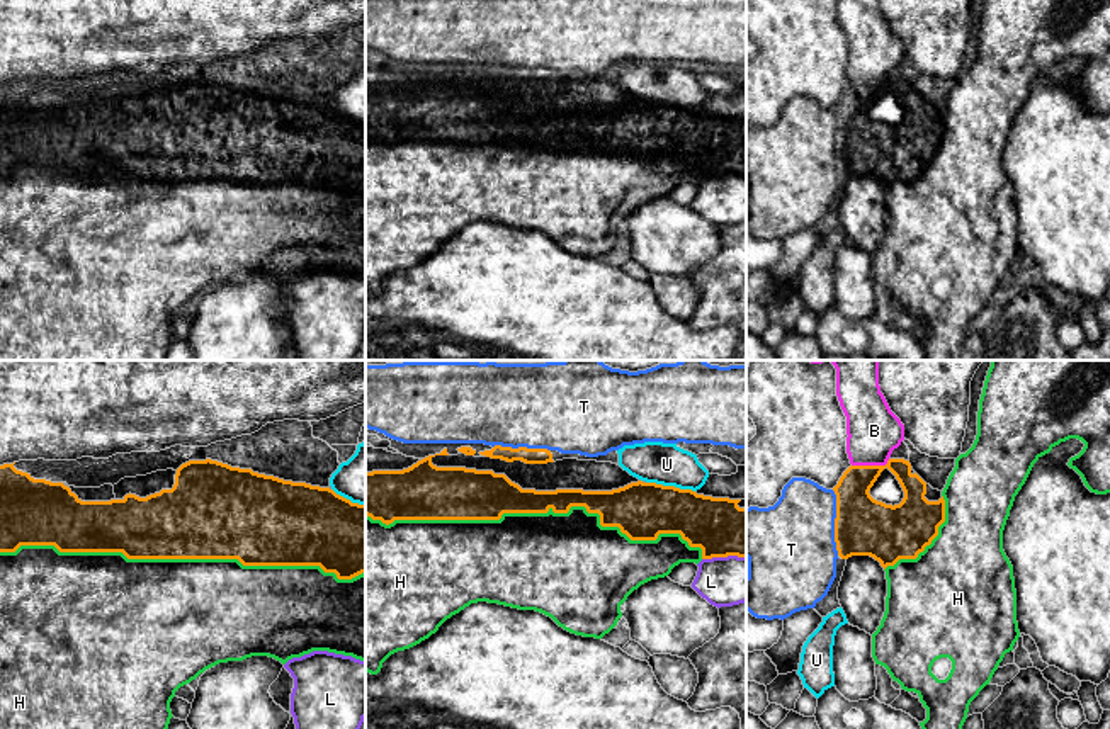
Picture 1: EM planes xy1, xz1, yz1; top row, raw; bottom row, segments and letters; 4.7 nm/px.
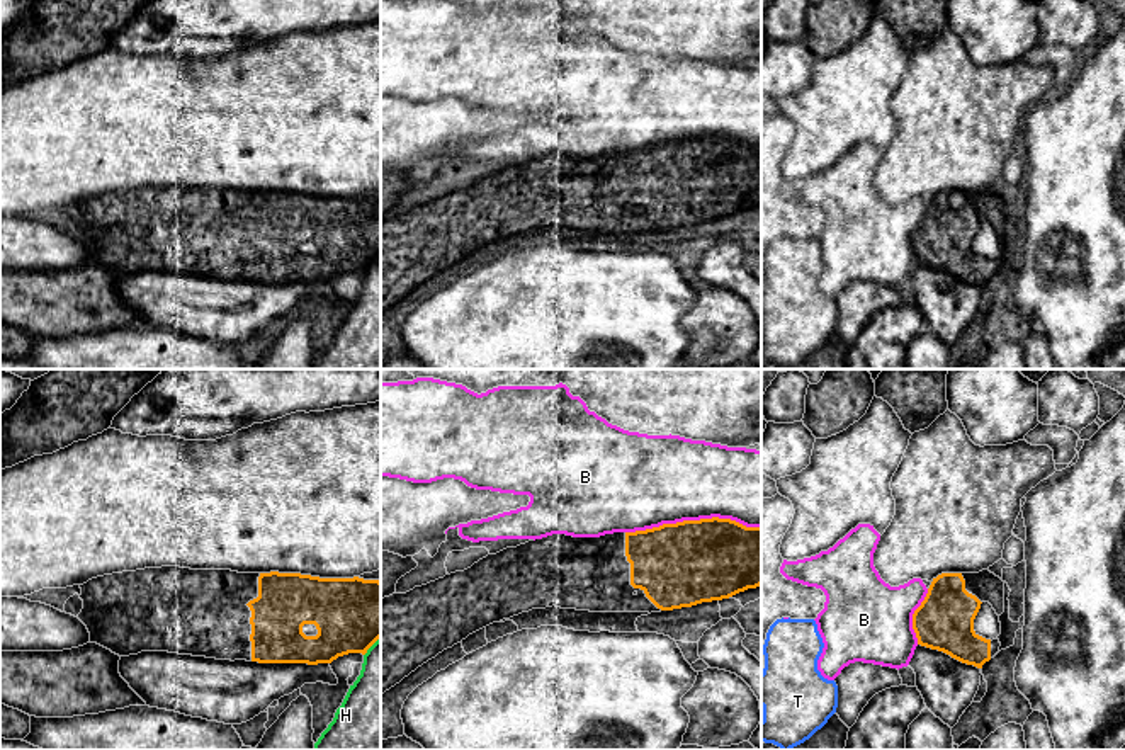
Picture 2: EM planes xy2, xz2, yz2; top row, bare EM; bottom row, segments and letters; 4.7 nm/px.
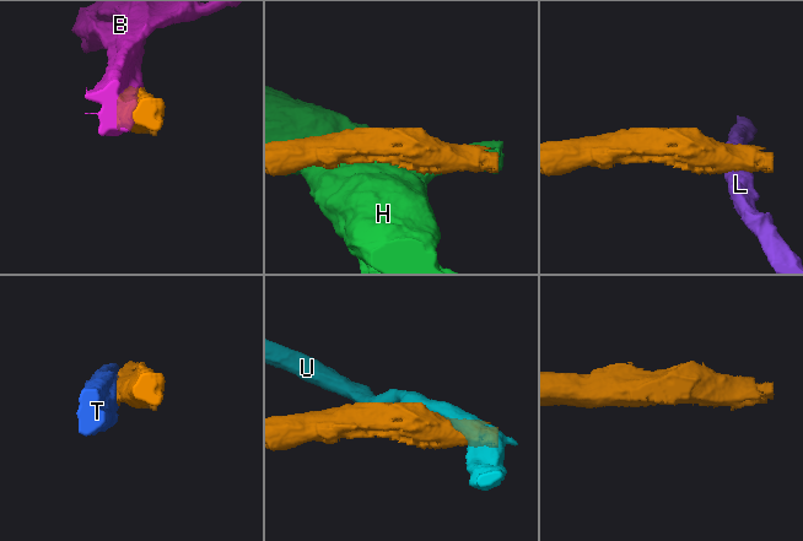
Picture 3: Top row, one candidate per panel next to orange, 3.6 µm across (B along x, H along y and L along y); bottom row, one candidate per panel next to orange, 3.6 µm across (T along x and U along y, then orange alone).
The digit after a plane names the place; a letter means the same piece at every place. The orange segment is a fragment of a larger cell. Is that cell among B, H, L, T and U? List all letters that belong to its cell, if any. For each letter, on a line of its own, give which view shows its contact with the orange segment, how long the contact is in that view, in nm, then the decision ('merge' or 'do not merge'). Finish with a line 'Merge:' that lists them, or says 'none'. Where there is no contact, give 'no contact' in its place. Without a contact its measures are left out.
B: xz2 | 650 nm | do not merge
H: xz1 | 1600 nm | do not merge
L: xz1 | 200 nm | do not merge
T: yz1 | 320 nm | do not merge
U: xz1 | 240 nm | do not merge
Merge: none

